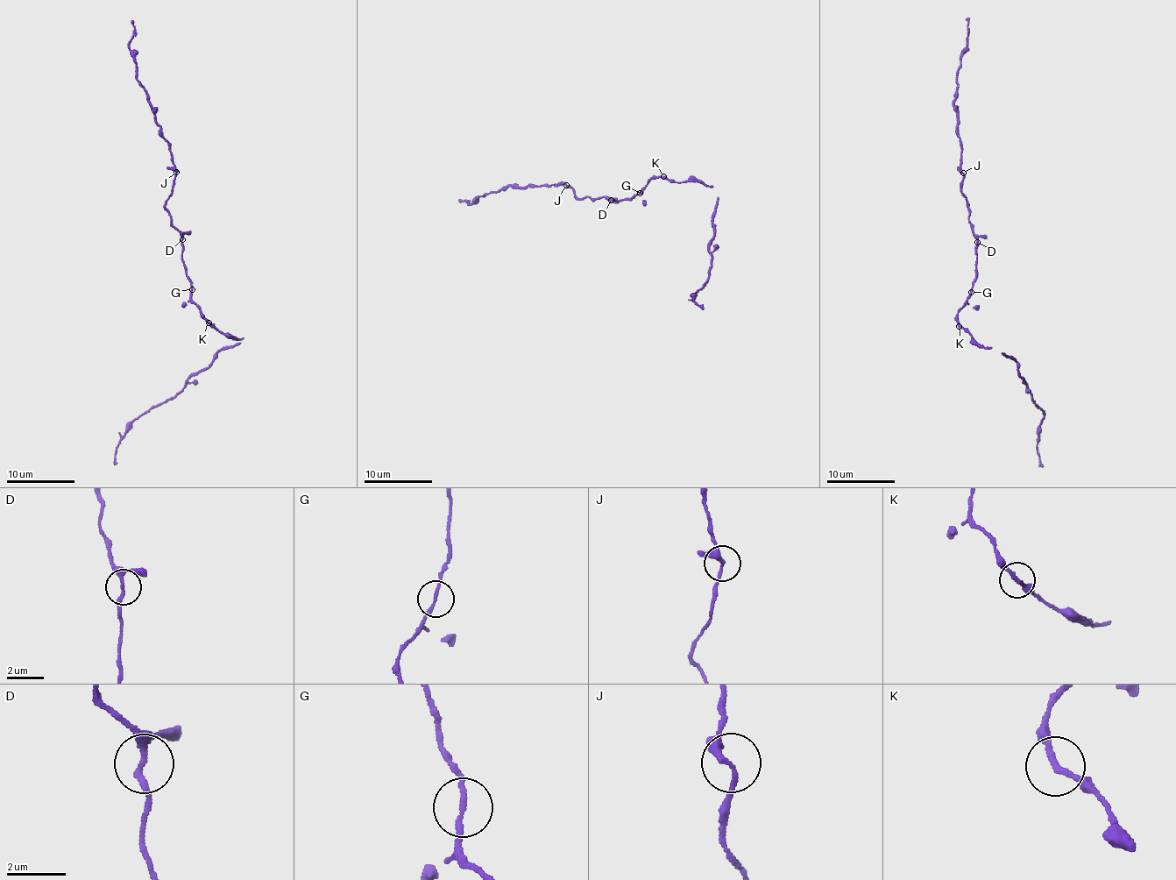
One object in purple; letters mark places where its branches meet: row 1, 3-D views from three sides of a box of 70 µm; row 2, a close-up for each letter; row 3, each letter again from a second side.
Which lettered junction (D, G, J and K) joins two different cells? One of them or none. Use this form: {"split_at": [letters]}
{"split_at": []}

